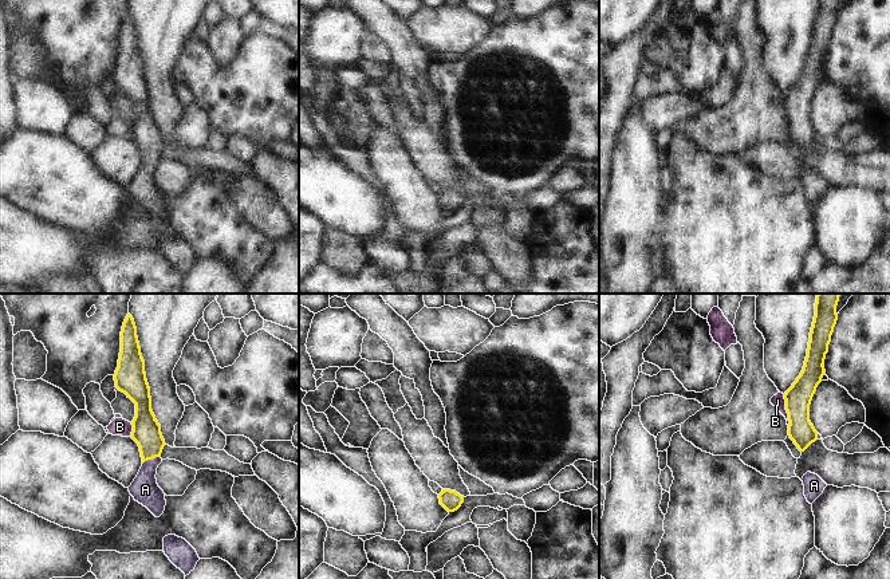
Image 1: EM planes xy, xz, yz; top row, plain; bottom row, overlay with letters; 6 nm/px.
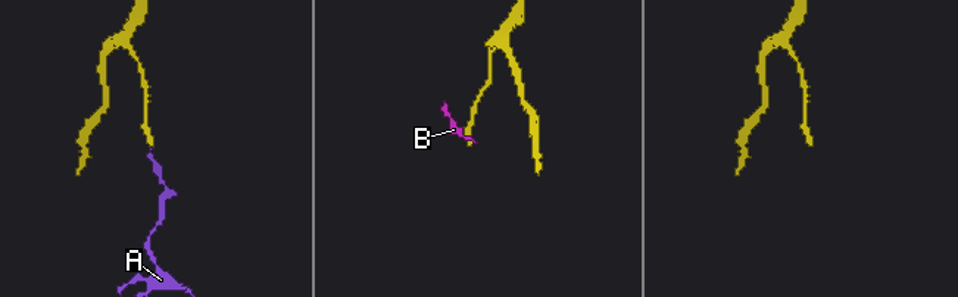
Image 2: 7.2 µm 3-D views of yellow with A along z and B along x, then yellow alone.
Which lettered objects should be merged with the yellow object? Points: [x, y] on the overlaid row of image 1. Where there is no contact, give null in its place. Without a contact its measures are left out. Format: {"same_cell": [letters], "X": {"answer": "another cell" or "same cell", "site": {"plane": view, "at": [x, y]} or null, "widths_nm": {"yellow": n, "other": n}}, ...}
{"same_cell": ["A"], "A": {"answer": "same cell", "site": {"plane": "xy", "at": [150, 459]}, "widths_nm": {"yellow": 180, "other": 160}}, "B": {"answer": "another cell", "site": {"plane": "yz", "at": [786, 409]}, "widths_nm": {"yellow": 160, "other": 70}}}

